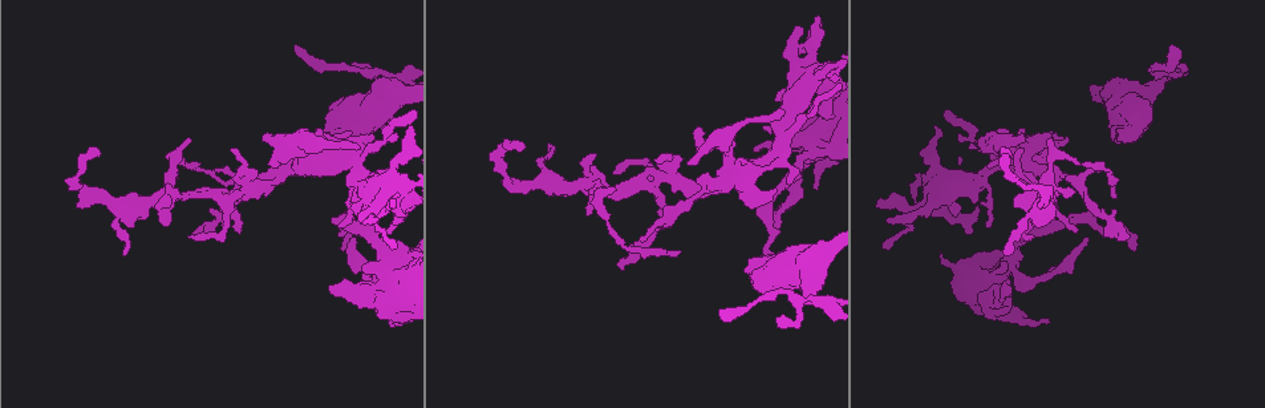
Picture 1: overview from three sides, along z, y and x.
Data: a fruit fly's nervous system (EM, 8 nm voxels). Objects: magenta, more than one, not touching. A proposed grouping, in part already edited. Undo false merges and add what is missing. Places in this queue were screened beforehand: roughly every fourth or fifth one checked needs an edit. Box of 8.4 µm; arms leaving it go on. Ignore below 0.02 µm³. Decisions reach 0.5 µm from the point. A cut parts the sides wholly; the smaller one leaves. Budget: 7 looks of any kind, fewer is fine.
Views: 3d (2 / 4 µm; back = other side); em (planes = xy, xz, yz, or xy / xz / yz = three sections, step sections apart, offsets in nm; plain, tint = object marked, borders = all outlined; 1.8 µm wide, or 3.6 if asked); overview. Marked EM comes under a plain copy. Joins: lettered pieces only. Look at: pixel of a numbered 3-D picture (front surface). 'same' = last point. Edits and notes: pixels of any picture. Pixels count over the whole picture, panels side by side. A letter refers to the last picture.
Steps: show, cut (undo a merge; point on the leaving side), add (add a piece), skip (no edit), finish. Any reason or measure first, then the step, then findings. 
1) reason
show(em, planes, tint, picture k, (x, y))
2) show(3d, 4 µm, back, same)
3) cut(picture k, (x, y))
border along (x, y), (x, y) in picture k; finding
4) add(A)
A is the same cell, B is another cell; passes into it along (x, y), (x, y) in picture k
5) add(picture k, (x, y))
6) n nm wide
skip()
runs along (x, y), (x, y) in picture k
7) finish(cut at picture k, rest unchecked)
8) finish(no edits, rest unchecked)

tapers out
show(3d, 4 µm, picture 1, (1033, 236))

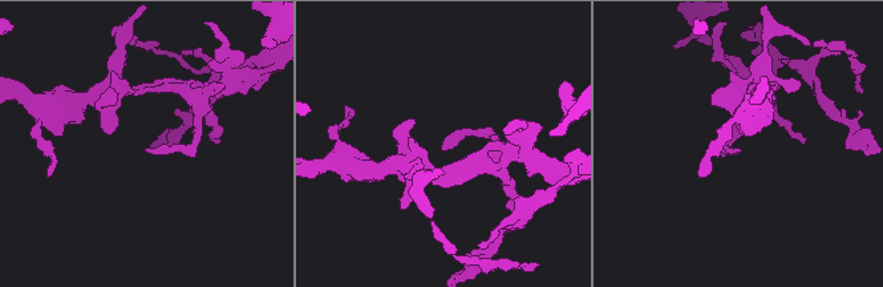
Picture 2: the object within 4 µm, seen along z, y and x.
need the tissue
show(em, 3.6 µm, xz, step 8, borders, picture 2, (441, 146))

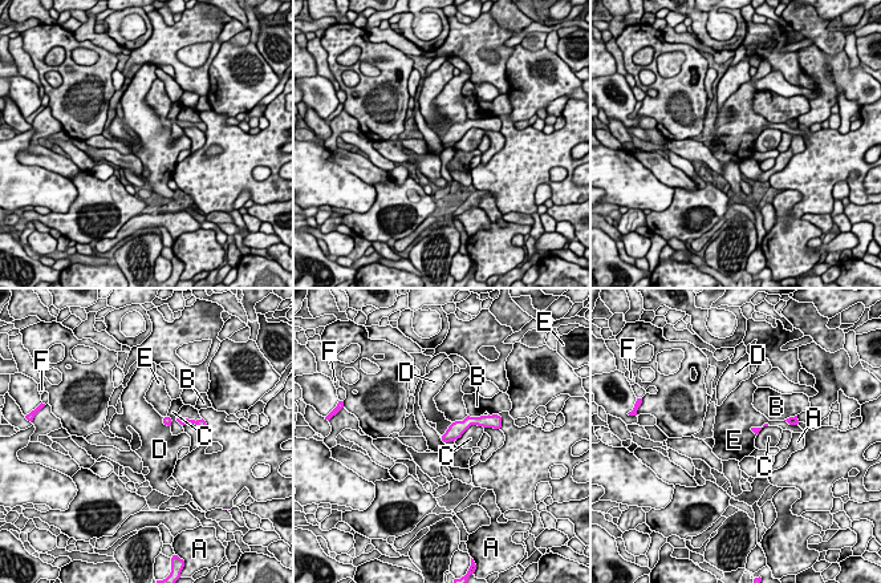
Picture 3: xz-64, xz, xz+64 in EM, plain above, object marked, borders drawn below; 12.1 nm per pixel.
show(em, 3.6 µm, planes, borders, same)

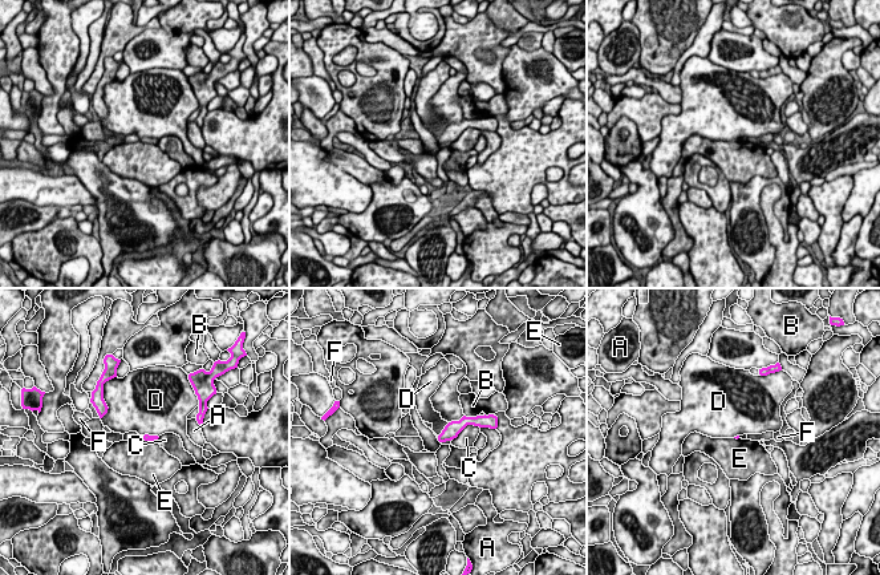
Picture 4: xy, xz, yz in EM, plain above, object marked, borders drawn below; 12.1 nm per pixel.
skip()
A, B, C, D, E and F are other cells; border along (158, 436), (144, 434), (141, 437) in picture 4; no lettered piece goes on from it

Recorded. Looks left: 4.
tapers out
show(em, xz, step 4, tint, picture 1, (1051, 130))

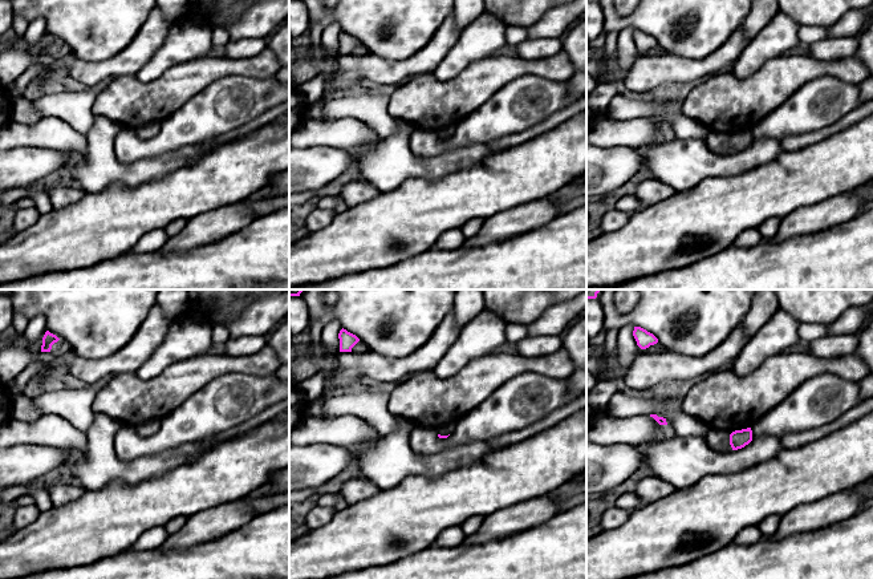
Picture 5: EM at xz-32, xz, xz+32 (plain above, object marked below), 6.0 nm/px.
another direction
show(em, planes, borders, same)

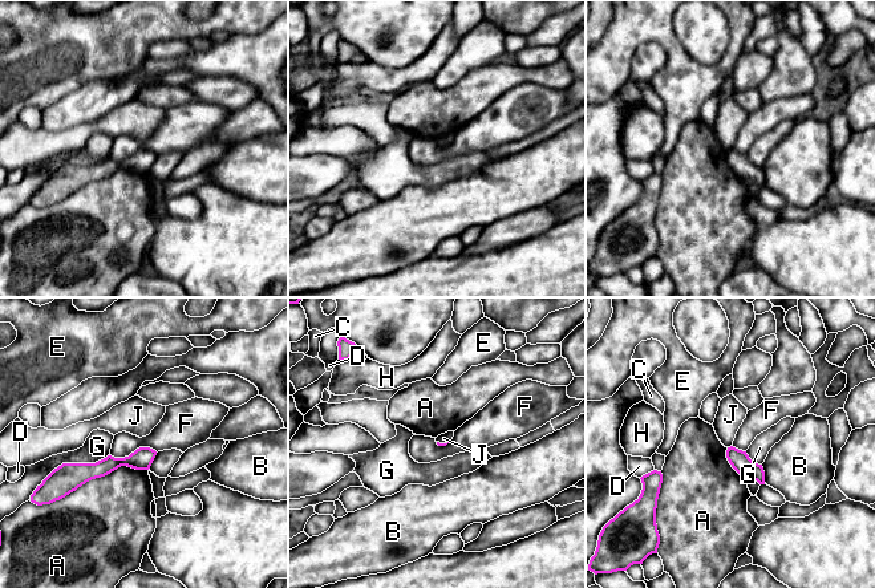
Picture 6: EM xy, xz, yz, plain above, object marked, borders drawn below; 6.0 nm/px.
skip()
A, B, C, D, E, F, G, H and J are other cells; runs along (152, 453), (97, 470), (64, 470) in picture 6; none of them fits

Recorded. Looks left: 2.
side arm on a straight run
show(3d, 2 µm, picture 1, (695, 194))

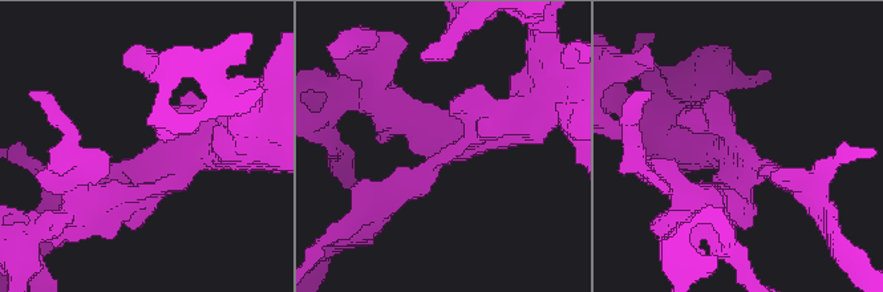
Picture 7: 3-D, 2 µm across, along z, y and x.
show(em, xz, step 8, borders, picture 7, (449, 146))

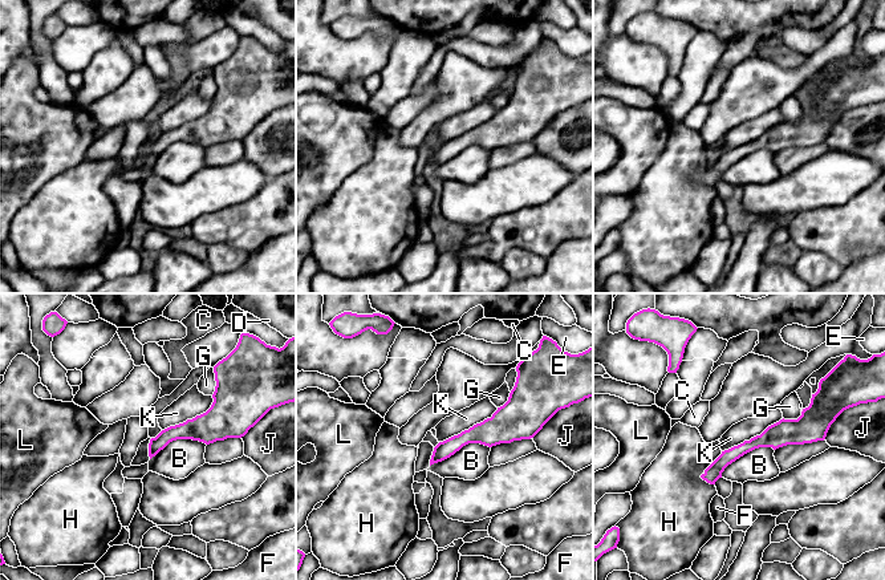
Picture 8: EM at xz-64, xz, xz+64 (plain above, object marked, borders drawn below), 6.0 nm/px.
90 nm wide
skip()
B, C, D, E, F, G, H, J, K and L are other cells; border along (498, 408), (490, 417), (439, 442) in picture 8; all the same cell

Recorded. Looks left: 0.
finish(no edits, rest unchecked)

